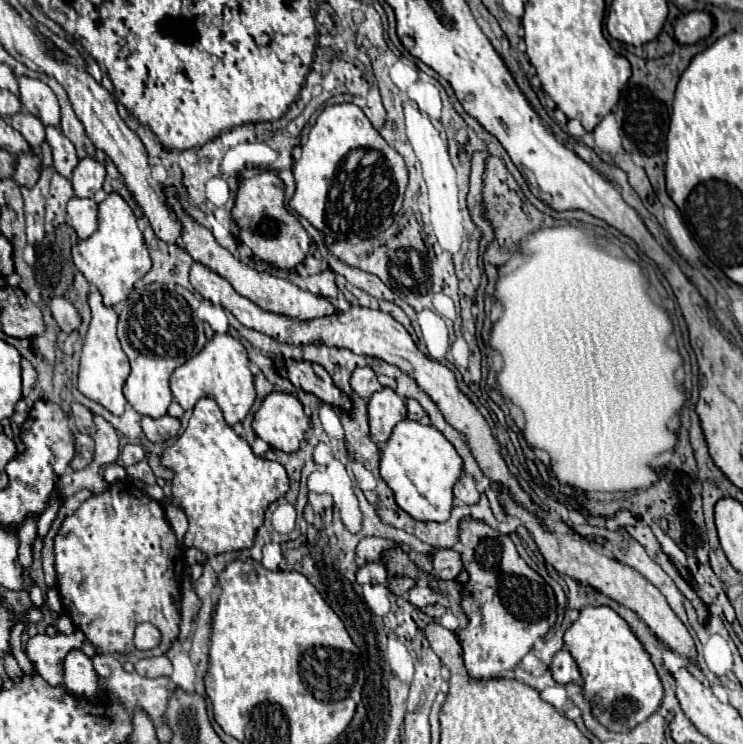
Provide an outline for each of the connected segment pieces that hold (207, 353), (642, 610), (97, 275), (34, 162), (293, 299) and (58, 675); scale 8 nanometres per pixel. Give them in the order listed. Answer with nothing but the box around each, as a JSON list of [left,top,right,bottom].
[[171,333,255,425],[491,483,697,665],[73,193,151,307],[15,151,41,187],[163,187,339,321],[27,631,85,685]]

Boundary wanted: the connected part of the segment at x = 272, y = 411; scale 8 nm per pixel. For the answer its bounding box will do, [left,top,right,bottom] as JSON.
[253,391,309,453]

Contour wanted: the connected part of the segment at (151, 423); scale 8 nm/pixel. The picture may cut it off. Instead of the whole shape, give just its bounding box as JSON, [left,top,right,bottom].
[141,415,181,443]

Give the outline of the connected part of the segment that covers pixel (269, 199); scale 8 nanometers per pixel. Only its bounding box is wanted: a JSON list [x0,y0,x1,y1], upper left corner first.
[233,171,311,269]

